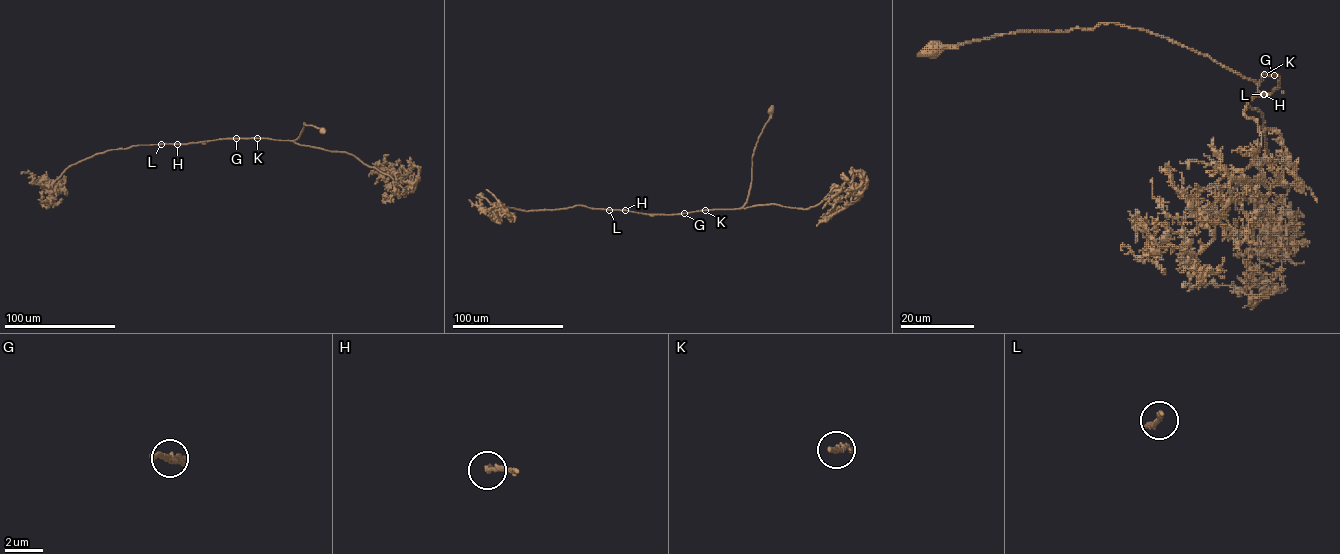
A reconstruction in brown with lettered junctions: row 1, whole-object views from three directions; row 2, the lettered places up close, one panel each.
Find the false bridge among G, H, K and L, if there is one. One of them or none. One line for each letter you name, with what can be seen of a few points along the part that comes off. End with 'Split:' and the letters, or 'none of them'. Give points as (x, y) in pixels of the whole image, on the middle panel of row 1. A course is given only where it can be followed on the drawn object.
Split: none of them

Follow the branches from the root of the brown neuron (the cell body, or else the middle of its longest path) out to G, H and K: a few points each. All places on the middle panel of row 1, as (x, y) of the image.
G: (771, 110), (752, 157), (751, 184), (745, 204), (739, 208), (684, 213)
H: (771, 110), (752, 157), (751, 186), (742, 207), (669, 215), (625, 210)
K: (771, 110), (752, 157), (751, 184), (746, 203), (739, 208), (705, 210)

